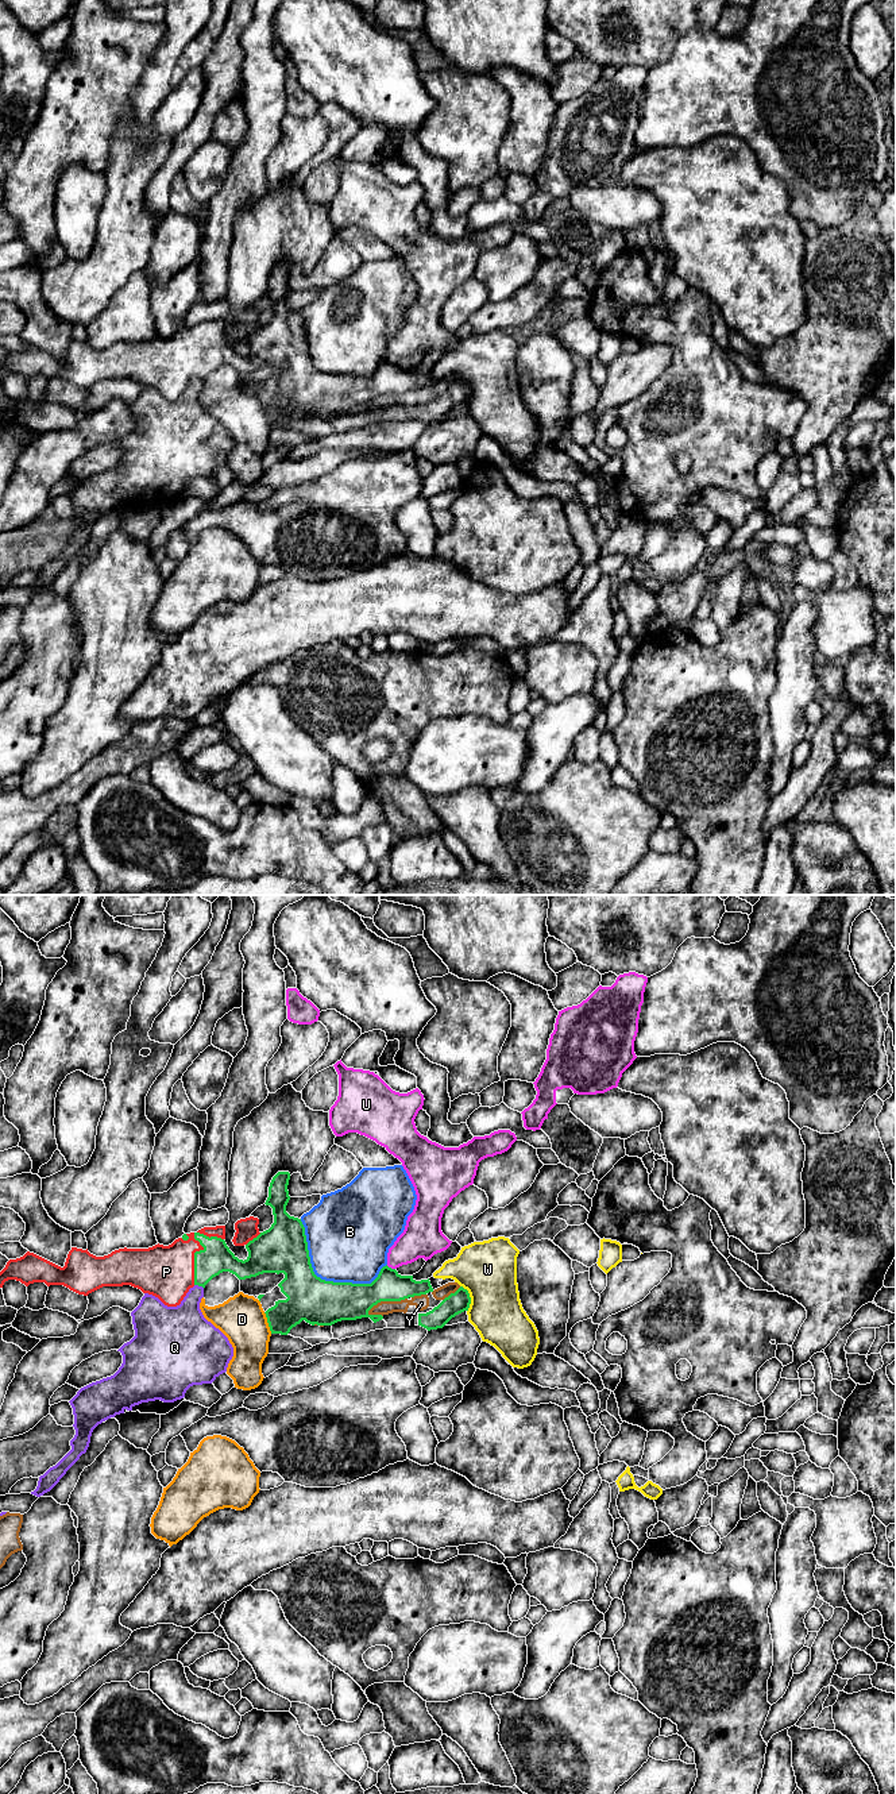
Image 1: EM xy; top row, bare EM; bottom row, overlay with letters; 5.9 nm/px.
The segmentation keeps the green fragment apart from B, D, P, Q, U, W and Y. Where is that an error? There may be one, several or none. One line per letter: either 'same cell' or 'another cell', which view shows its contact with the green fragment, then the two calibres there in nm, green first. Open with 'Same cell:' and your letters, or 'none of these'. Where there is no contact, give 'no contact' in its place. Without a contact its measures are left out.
Same cell: P
B: another cell; meets green in xy; 280 nm thick on the green side, 440 nm on the other
D: another cell; meets green in xy; 220 nm thick on the green side, 280 nm on the other
P: same cell; meets green in xy; 190 nm thick on the green side, 320 nm on the other
Q: another cell; meets green in xy; 190 nm thick on the green side, 240 nm on the other
U: another cell; meets green in xy; 180 nm thick on the green side, 220 nm on the other
W: another cell; meets green in xy; 130 nm thick on the green side, 340 nm on the other
Y: another cell; meets green in xy; 220 nm thick on the green side, 90 nm on the other

